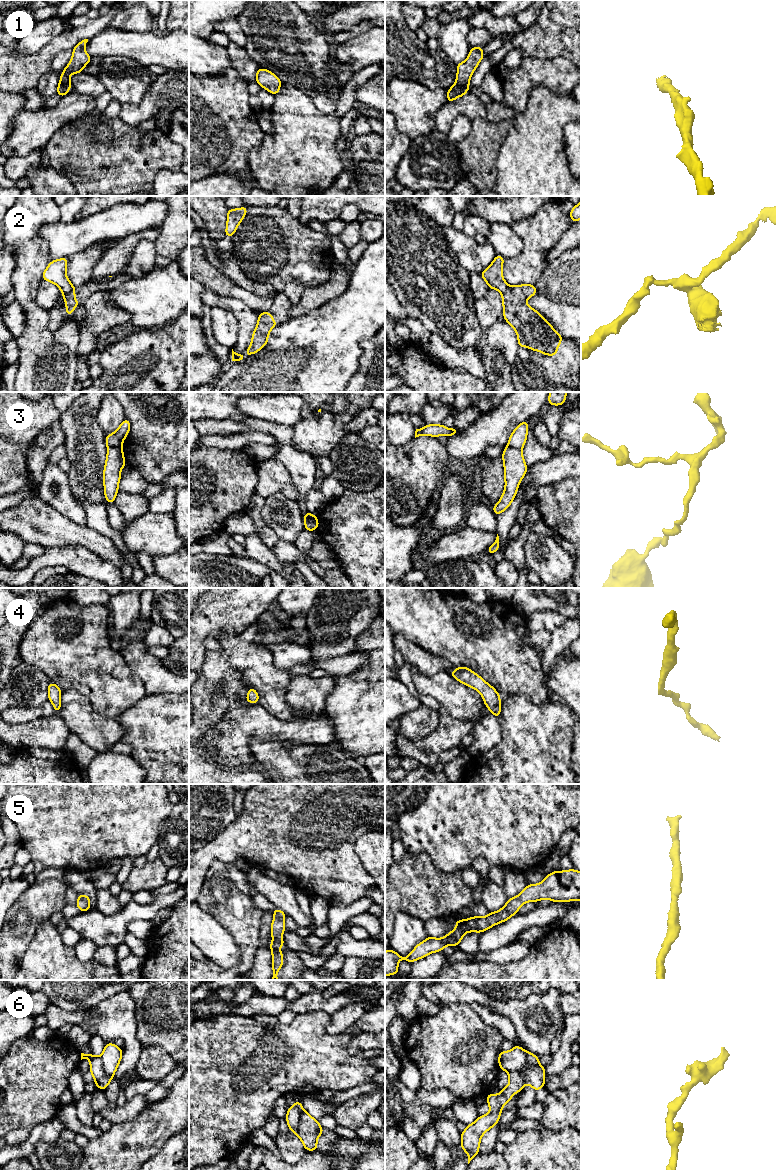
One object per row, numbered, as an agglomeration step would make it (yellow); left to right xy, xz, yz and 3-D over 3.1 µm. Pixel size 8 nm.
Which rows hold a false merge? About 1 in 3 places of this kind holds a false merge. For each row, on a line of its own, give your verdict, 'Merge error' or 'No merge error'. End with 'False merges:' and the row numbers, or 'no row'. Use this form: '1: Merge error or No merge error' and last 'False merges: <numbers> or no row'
1: No merge error
2: Merge error
3: Merge error
4: No merge error
5: No merge error
6: Merge error
False merges: 2, 3, 6

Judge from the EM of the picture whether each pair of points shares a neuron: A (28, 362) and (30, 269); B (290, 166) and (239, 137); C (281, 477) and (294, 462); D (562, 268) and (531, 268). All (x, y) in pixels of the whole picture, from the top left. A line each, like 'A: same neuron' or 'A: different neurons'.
A: same neuron
B: different neurons
C: different neurons
D: different neurons

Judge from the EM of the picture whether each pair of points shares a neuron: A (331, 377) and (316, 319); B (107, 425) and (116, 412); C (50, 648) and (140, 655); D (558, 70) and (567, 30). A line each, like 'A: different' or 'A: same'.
A: same
B: same
C: different
D: different

